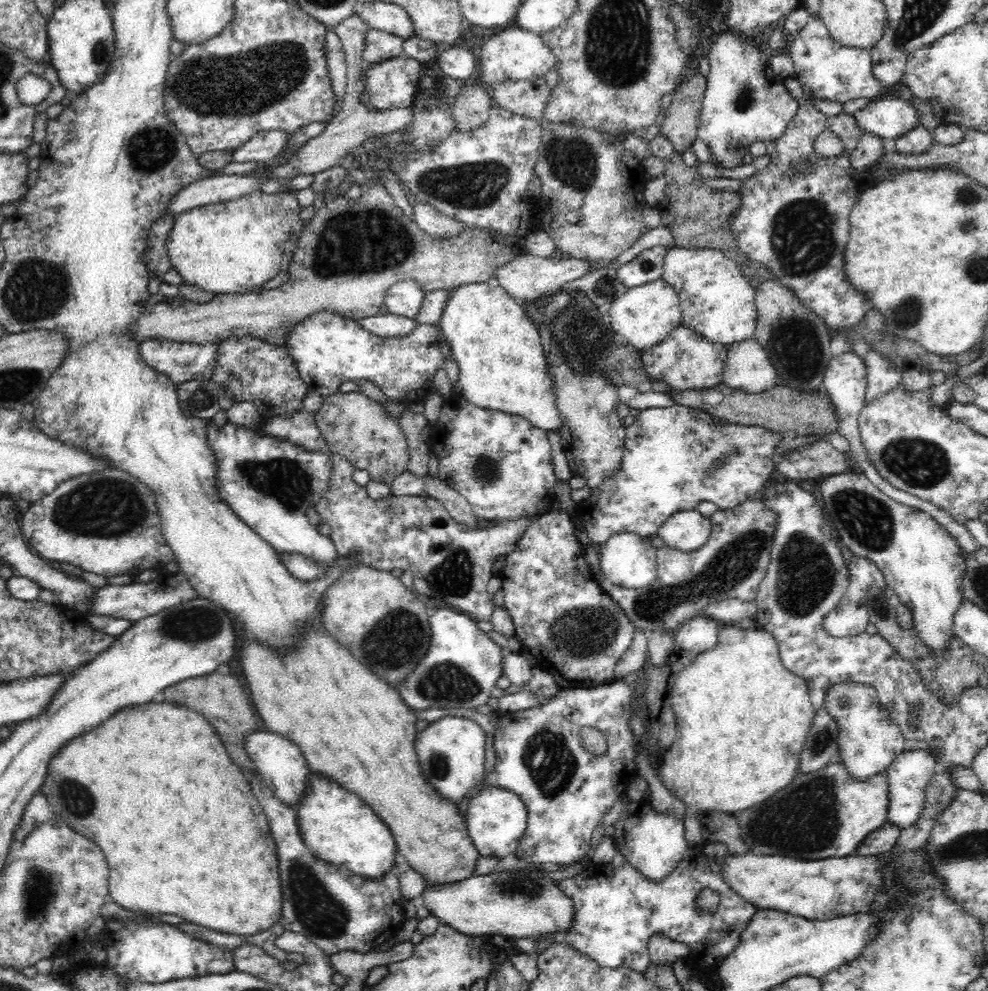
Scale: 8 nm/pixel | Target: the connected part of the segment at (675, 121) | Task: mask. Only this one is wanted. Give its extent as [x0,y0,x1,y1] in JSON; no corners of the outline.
[659,72,707,153]

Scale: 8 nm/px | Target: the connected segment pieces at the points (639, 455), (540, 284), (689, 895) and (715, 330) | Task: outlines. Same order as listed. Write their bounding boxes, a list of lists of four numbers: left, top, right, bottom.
[[574,406,782,547],[494,254,592,302],[558,842,760,974],[661,246,757,345]]

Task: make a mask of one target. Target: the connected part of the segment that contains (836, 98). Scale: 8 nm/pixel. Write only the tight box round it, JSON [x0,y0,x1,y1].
[788,13,882,104]

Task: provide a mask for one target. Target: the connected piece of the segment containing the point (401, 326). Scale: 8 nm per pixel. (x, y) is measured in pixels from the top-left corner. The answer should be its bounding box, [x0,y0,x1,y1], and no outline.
[357,313,417,338]

